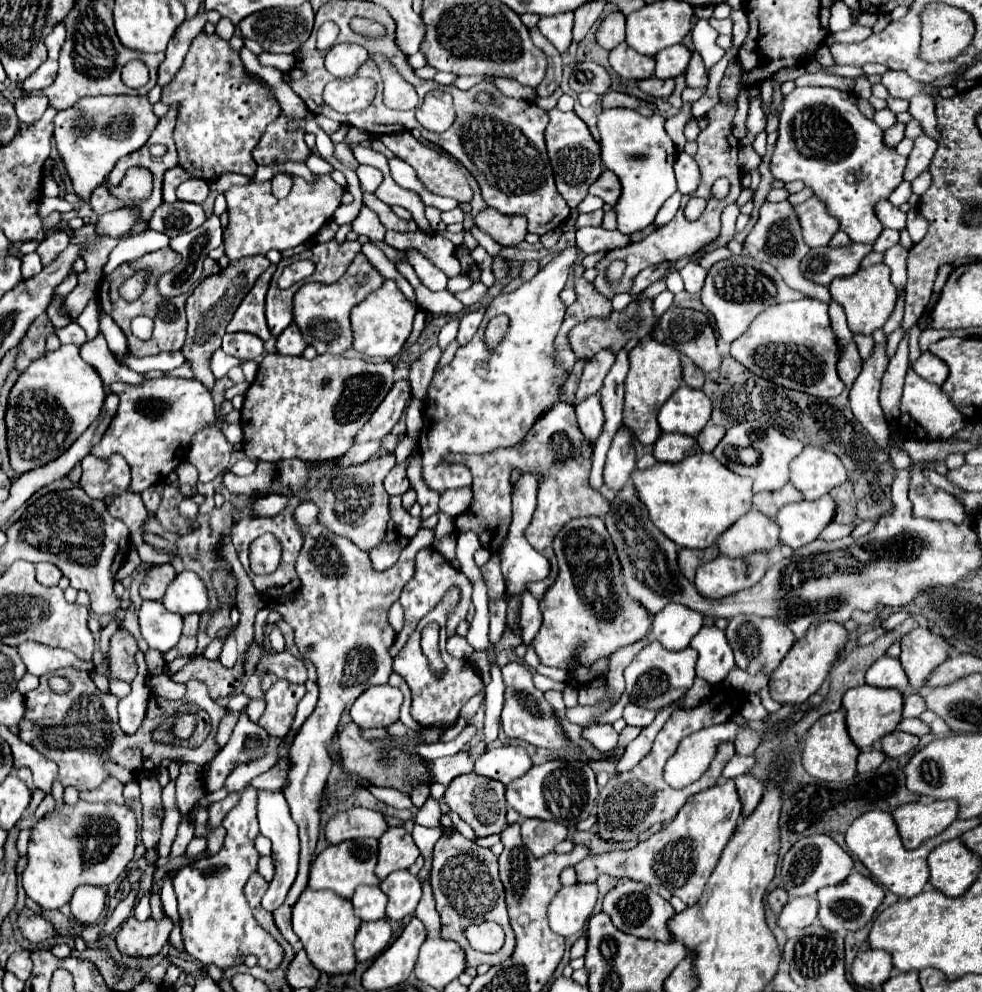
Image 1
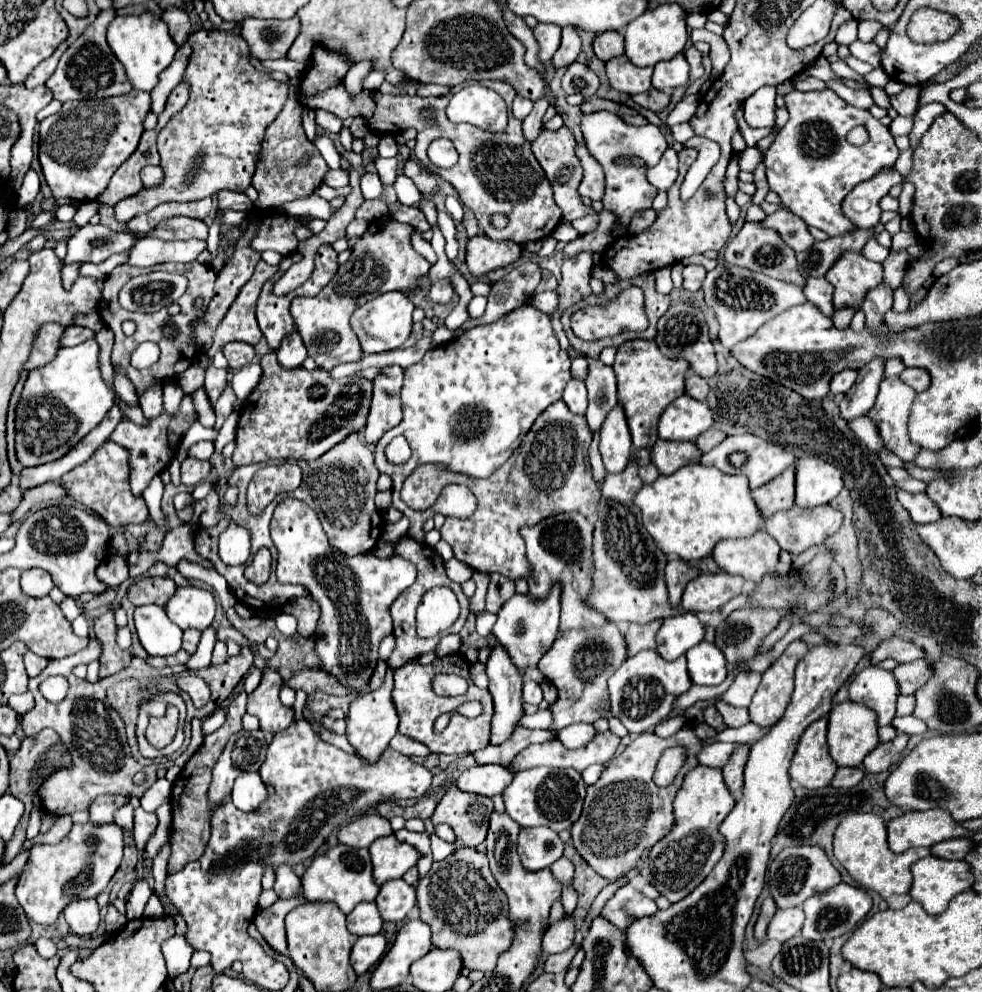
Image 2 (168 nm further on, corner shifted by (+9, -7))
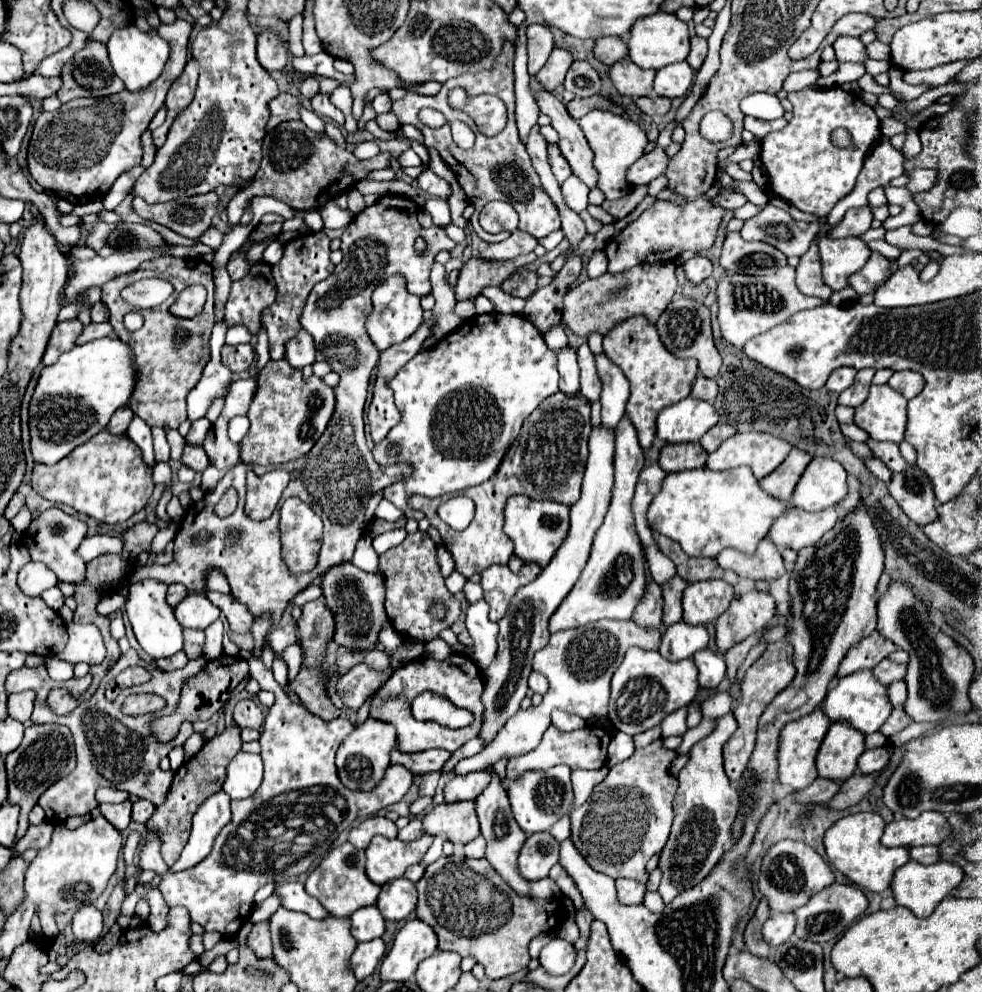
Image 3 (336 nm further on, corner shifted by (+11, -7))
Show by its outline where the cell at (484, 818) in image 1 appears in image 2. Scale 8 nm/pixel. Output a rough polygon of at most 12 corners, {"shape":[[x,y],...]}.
{"shape":[[457,784],[437,804],[431,822],[449,824],[463,846],[487,836],[491,798]]}

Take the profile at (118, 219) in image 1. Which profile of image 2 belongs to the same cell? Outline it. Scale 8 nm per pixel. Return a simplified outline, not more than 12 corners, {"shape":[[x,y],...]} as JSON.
{"shape":[[195,30],[189,102],[159,132],[165,180],[115,204],[163,202],[251,184],[289,84],[245,40]]}

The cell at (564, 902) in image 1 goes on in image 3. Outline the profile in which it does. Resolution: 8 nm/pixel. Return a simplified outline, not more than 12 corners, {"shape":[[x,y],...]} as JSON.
{"shape":[[561,938],[543,946],[539,962],[547,974],[573,968],[573,944]]}

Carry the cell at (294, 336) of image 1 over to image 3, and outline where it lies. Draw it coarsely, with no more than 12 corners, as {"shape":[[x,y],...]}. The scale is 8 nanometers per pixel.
{"shape":[[301,330],[287,342],[285,360],[293,368],[315,362],[315,344]]}

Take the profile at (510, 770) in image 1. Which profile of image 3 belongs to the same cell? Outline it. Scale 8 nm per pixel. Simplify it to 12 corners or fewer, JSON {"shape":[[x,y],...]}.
{"shape":[[487,772],[455,776],[443,790],[445,802],[475,800],[489,784]]}

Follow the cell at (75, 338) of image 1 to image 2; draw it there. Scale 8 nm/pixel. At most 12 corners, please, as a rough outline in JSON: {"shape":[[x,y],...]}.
{"shape":[[83,326],[65,328],[61,348],[77,346],[95,334]]}

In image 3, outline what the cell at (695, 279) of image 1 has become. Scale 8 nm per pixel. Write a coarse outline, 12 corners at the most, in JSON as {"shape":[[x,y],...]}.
{"shape":[[693,256],[685,274],[693,284],[711,276],[711,260]]}

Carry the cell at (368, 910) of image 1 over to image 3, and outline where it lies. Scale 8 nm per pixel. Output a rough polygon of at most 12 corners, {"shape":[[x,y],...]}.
{"shape":[[377,906],[351,916],[357,942],[381,938],[385,920]]}

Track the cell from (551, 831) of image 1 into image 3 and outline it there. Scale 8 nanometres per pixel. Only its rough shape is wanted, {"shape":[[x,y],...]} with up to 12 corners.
{"shape":[[549,832],[531,834],[519,854],[525,880],[541,880],[559,860]]}

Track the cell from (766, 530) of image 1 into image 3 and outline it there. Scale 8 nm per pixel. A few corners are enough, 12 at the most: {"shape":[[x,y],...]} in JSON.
{"shape":[[767,538],[753,556],[727,548],[717,556],[725,570],[750,583],[785,574],[781,554]]}

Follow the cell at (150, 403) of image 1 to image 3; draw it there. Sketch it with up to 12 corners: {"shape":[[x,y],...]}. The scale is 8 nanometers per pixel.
{"shape":[[185,446],[181,462],[203,472],[209,458],[203,448]]}

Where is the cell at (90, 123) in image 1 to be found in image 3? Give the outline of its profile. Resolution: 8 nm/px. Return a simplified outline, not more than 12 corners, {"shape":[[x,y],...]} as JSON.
{"shape":[[191,24],[141,92],[77,98],[37,118],[29,172],[73,204],[141,164],[139,138],[187,64]]}

